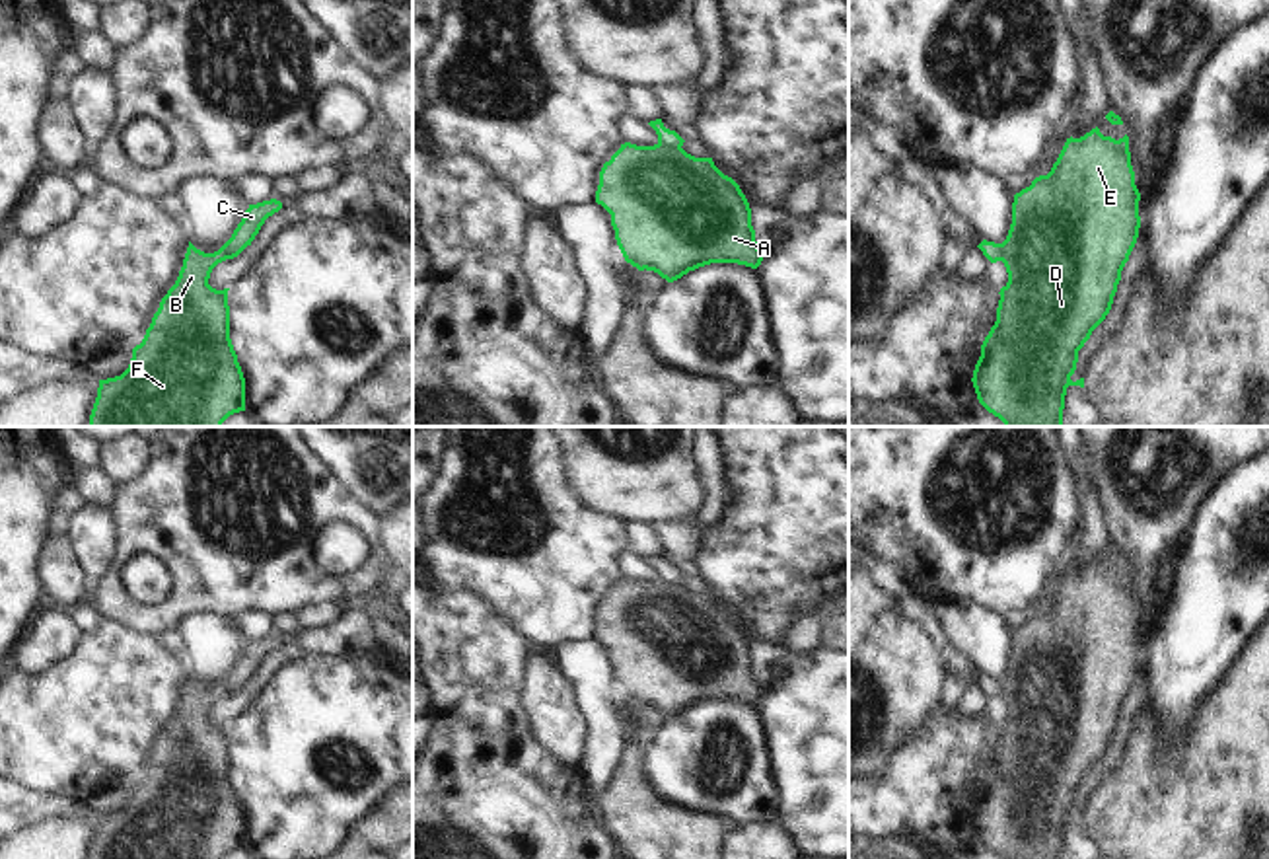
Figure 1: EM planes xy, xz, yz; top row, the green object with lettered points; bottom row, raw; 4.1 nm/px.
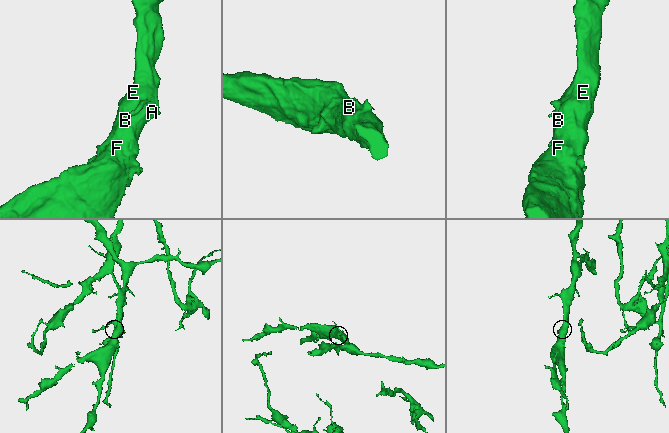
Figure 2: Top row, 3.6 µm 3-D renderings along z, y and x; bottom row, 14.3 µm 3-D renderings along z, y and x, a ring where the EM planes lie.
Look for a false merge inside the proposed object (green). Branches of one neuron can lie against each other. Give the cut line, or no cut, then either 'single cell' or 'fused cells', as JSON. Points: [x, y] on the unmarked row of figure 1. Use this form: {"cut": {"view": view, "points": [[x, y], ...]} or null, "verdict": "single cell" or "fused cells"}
{"cut": {"view": "xz", "points": [[658, 579], [680, 585]]}, "verdict": "fused cells"}

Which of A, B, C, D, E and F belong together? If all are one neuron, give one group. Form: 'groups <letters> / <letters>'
groups A B D E F / C

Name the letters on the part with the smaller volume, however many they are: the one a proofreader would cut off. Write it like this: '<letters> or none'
C

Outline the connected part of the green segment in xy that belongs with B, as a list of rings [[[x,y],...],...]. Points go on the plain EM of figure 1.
[[[189,678],[179,713],[162,734],[142,779],[132,785],[128,804],[99,816],[90,859],[224,859],[245,847],[245,814],[230,775],[230,725],[208,721],[222,697],[222,684],[204,690]]]

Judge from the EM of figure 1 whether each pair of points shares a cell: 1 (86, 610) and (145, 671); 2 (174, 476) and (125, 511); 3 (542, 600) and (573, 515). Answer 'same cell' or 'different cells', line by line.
1: different cells
2: same cell
3: same cell

